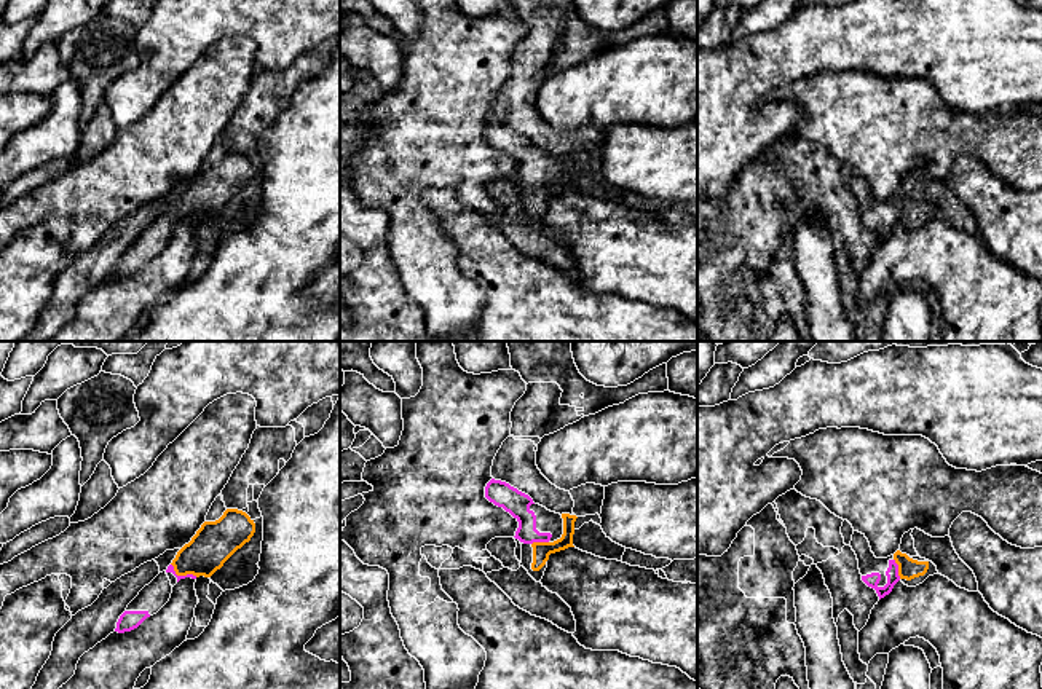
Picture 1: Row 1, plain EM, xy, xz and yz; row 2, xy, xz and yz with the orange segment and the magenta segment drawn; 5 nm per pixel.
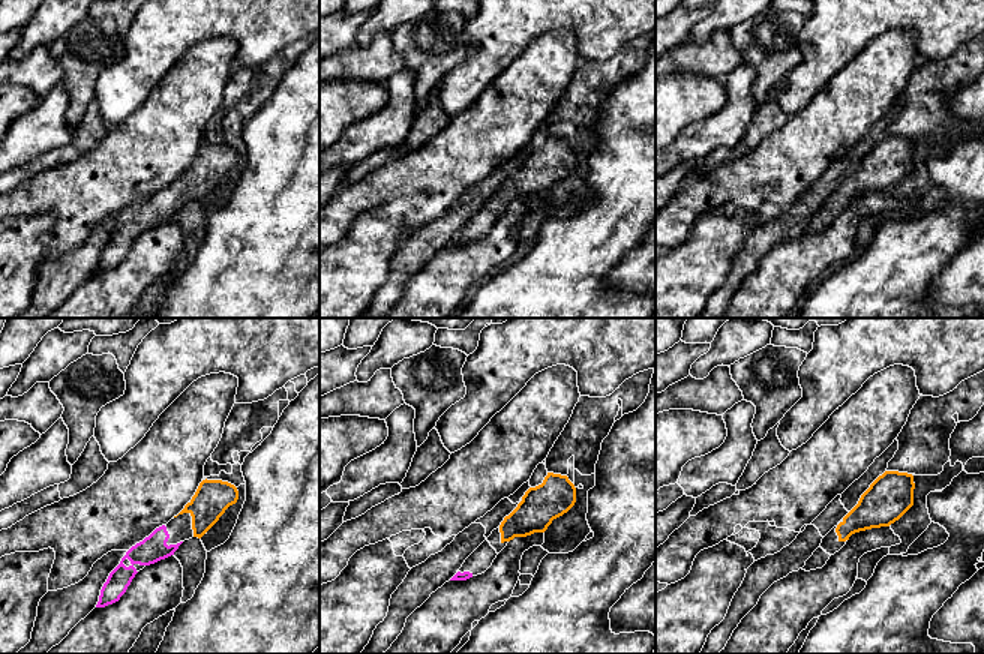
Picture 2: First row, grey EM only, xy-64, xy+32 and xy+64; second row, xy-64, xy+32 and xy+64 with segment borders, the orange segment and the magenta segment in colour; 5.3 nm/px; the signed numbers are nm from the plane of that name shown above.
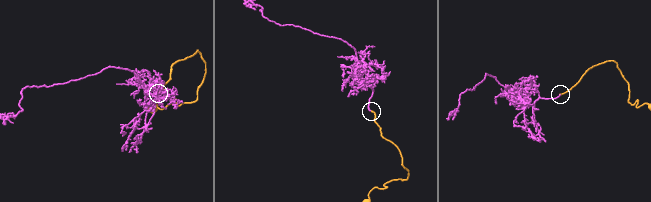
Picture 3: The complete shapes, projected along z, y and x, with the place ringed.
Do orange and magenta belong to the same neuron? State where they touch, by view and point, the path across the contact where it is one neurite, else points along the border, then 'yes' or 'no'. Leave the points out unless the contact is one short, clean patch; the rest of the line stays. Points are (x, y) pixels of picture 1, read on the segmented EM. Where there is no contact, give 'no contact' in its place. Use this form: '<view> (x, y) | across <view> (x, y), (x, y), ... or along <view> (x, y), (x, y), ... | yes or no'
yz (899, 568) | yes

